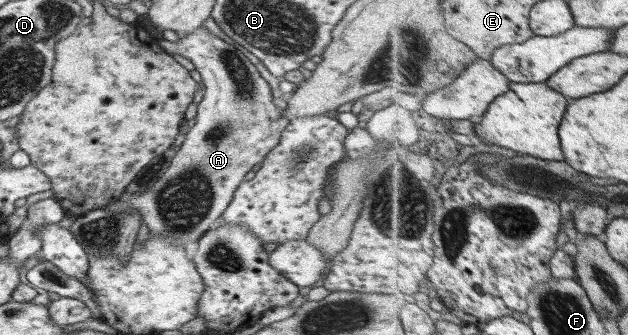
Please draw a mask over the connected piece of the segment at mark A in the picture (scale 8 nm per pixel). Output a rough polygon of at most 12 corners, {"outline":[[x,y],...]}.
{"outline":[[203,25],[170,55],[203,96],[167,171],[118,200],[184,248],[217,222],[288,120]]}

